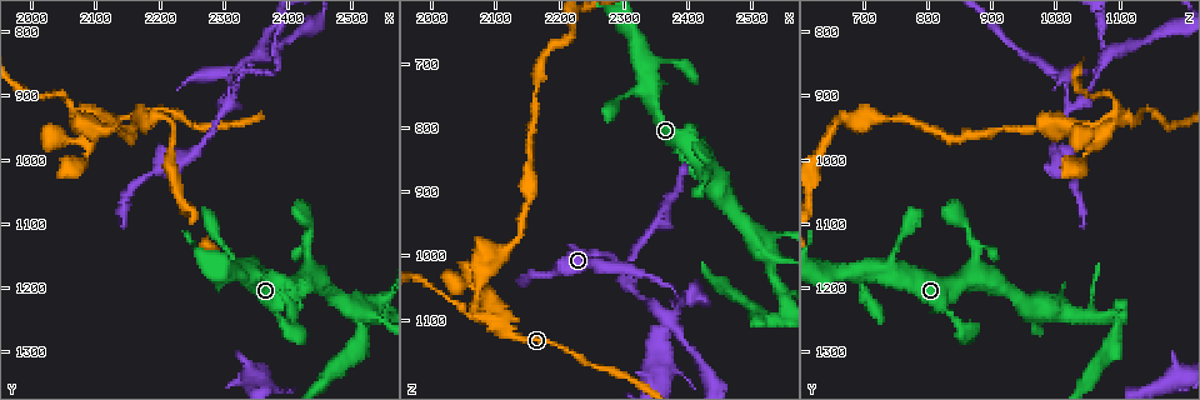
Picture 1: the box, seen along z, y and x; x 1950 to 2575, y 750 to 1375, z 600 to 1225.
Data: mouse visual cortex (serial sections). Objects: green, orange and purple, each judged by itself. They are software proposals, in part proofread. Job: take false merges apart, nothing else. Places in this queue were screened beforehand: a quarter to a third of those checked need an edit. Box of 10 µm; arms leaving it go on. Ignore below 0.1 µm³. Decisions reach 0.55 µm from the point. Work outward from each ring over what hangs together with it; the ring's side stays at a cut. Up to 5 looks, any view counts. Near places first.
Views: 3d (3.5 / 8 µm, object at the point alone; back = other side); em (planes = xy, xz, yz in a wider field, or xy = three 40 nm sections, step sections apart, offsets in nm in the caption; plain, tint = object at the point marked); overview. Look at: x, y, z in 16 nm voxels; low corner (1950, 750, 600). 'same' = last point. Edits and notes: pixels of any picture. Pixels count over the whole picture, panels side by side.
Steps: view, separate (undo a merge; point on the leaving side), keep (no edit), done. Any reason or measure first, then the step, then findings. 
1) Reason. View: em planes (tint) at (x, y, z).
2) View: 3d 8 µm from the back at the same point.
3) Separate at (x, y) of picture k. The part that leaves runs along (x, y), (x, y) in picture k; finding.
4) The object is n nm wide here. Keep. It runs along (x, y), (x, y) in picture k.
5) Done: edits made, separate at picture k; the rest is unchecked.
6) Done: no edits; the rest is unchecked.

View: 3d 3.5 µm at (2100, 930, 1105).

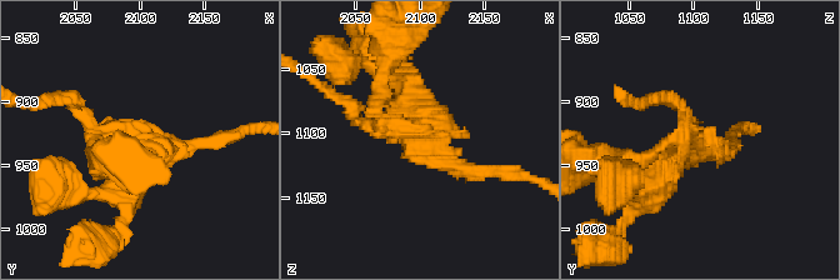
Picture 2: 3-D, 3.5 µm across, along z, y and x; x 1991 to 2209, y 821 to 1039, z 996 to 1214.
4 arms meet here; the arms are 200, 200, 200, 450 nm wide. Separate at (143, 138) of picture 2. The part that leaves runs along (160, 149), (103, 134), (103, 156) in picture 2; a second cell is stuck on.

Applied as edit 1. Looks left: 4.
Redraw. View: overview.

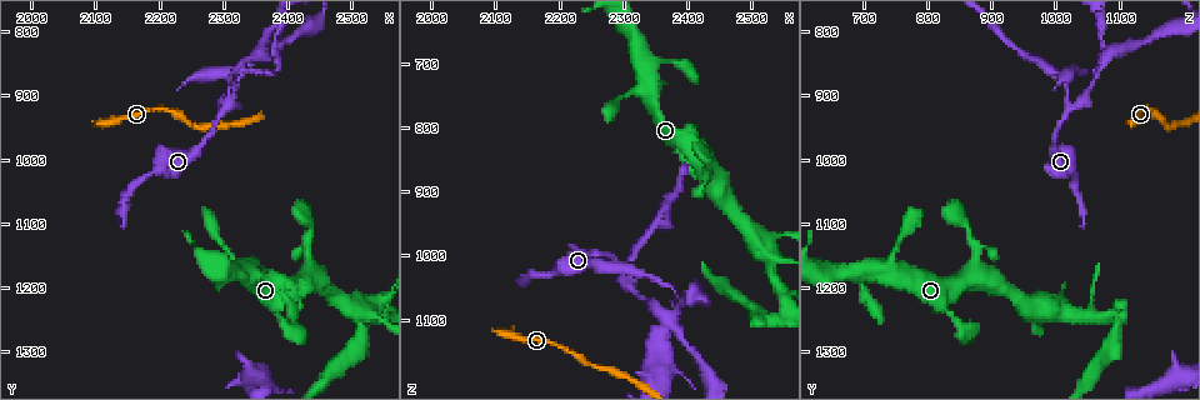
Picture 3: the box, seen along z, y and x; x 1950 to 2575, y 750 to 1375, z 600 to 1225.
Two arms in line, one across. View: 3d 3.5 µm from the back at (2370, 825, 1100).

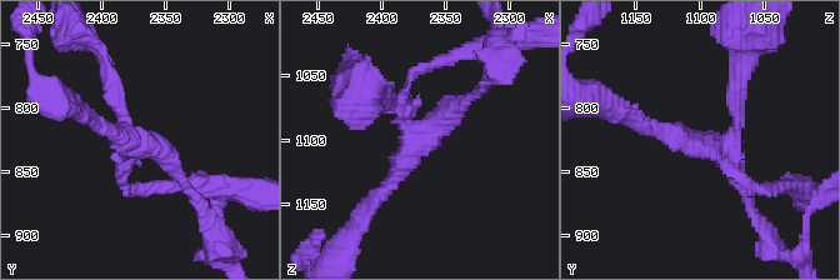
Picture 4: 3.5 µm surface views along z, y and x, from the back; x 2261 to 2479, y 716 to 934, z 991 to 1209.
View: em xy step 3 (tint) at (2364, 828, 1098).

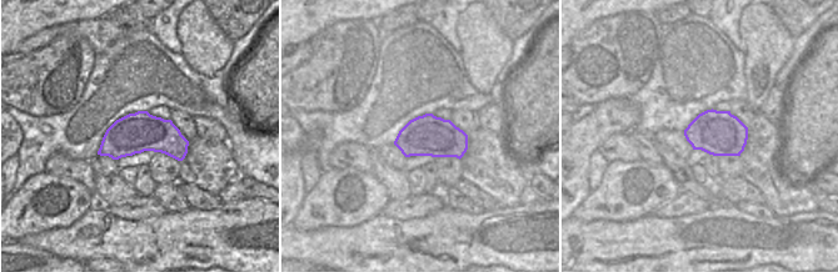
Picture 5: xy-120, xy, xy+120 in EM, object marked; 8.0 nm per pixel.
The object is 340 nm wide here. Separate at (119, 103) of picture 4. A second cell is stuck on.

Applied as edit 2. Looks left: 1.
Done: edits made, separate at picture 2, separate at picture 4; the rest is unchecked.

